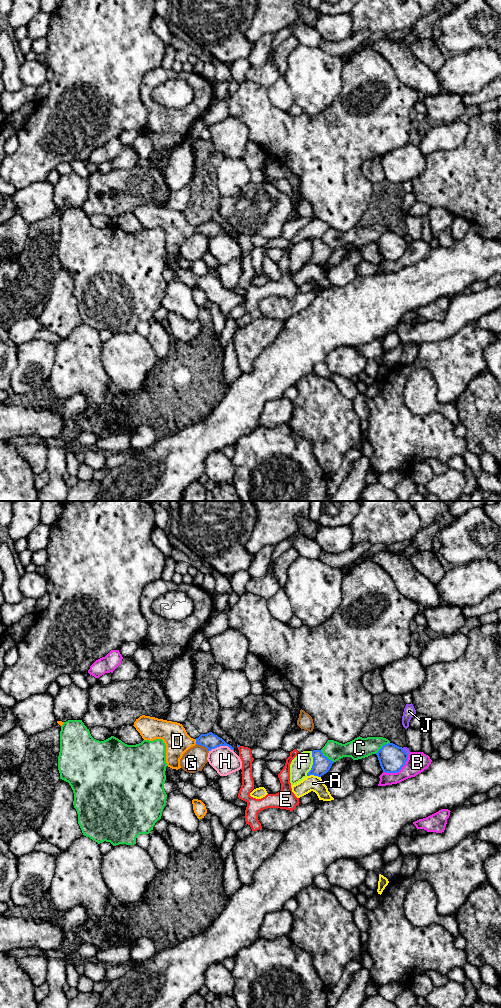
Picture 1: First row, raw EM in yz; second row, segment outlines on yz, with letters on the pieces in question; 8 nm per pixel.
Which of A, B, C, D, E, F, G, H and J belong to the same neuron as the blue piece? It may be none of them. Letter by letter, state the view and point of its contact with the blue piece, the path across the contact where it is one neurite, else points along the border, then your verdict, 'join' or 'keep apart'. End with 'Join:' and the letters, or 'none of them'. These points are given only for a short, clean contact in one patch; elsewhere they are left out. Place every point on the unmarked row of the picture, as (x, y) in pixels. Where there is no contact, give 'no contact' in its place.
A: yz (314, 263) | along yz (307, 263), (317, 263), (320, 265) | keep apart
B: yz (399, 258) | keep apart
C: yz (382, 234) | keep apart
D: yz (196, 229) | across yz (210, 229), (196, 229), (177, 229) | join
E: yz (238, 234) | keep apart
F: yz (313, 251) | along yz (312, 239), (312, 255), (306, 263) | keep apart
G: yz (203, 234) | keep apart
H: yz (221, 233) | keep apart
J: yz (404, 239) | keep apart
Join: D

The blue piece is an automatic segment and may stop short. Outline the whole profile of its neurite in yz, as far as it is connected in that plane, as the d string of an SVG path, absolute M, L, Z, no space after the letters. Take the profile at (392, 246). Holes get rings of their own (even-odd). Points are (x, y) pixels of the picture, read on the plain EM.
M388 231L382 234L376 241L380 254L385 261L397 261L405 253L408 242L402 235L393 231Z

